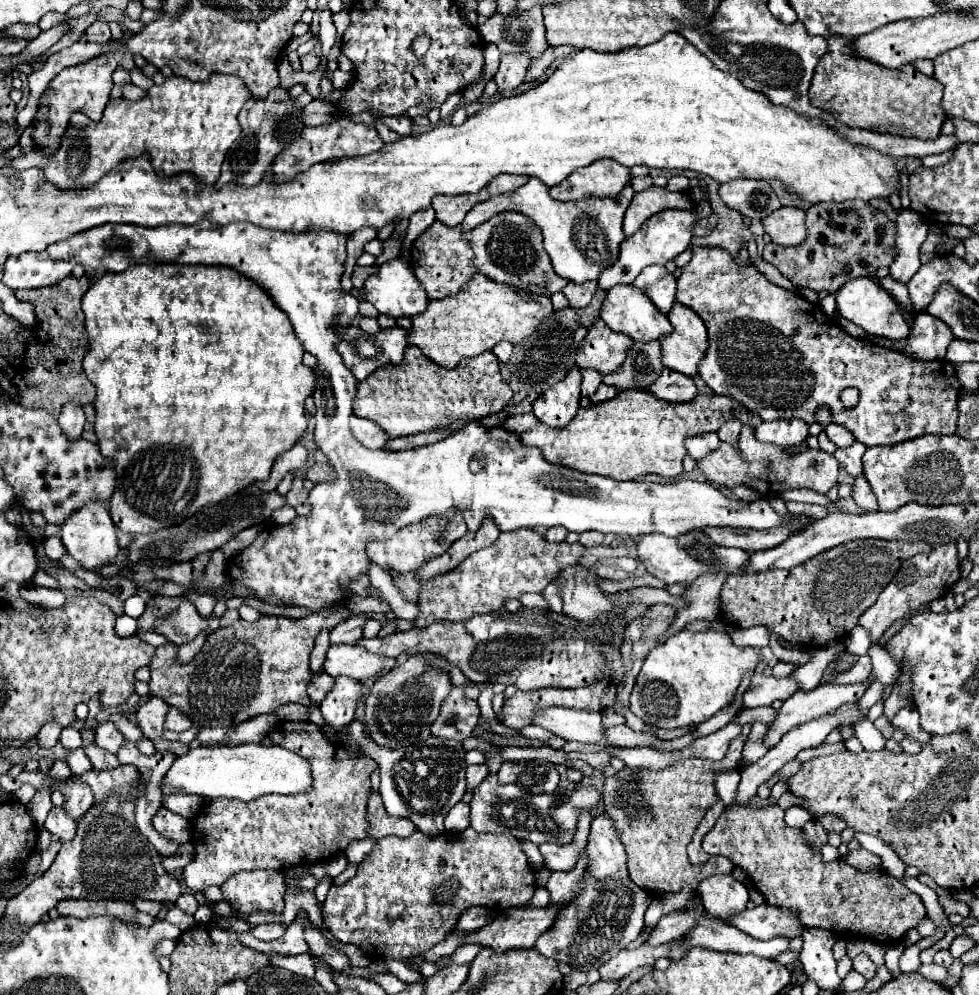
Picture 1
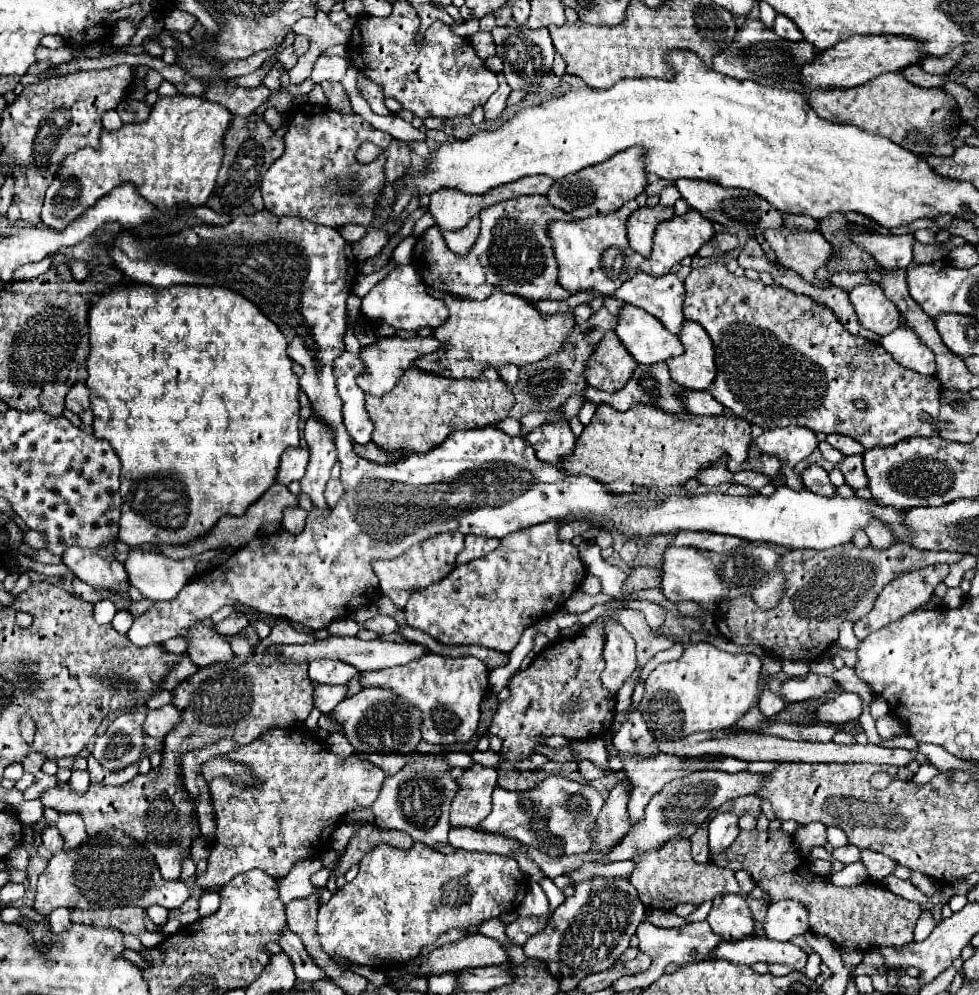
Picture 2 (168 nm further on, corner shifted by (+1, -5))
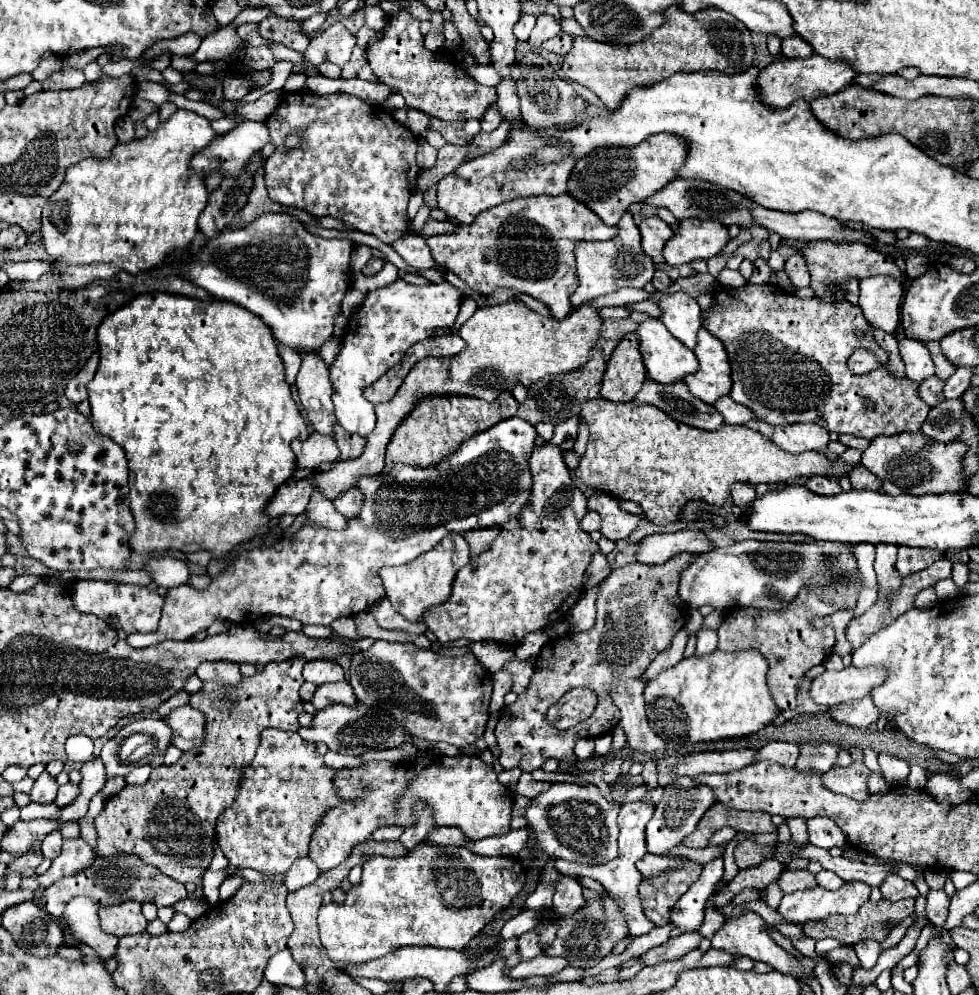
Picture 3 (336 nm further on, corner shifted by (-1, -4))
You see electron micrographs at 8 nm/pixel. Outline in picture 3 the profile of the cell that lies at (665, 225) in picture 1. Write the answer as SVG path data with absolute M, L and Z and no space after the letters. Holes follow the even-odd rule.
M688 218L682 220L674 236L664 246L666 264L690 264L694 260L708 260L722 252L728 244L728 226L718 220Z

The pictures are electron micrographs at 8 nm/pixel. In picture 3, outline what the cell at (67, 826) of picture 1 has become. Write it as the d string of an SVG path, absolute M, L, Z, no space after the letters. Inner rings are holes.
M52 832L42 840L42 854L48 860L54 860L62 850L62 834L60 832Z

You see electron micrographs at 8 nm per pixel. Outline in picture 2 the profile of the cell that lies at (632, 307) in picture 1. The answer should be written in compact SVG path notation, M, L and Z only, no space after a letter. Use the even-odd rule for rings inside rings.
M624 303L618 309L614 333L638 363L658 363L684 351L678 335L672 335L654 315Z

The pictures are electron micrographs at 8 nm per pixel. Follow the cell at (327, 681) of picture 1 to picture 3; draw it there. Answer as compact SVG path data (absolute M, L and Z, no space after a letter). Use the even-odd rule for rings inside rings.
M346 680L342 682L334 682L334 684L324 684L318 686L318 690L314 692L312 704L316 710L322 710L330 704L344 704L344 706L352 706L356 702L356 696L350 688L350 684Z

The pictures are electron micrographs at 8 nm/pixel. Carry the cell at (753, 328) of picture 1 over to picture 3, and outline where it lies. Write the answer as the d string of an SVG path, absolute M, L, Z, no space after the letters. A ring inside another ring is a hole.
M746 284L742 288L720 288L714 294L712 308L702 320L702 326L724 342L732 366L732 392L730 398L738 404L748 406L758 420L768 424L798 424L814 422L836 434L852 434L866 440L876 436L892 436L900 432L920 432L930 406L924 404L916 392L918 384L908 378L894 378L888 374L884 364L888 362L888 352L874 340L872 326L864 318L860 306L850 302L824 304L818 298L802 300L784 292L780 286L772 284ZM862 330L864 338L856 338L854 332ZM854 350L870 350L882 368L870 370L868 374L852 374L848 368L848 358ZM866 400L874 402L874 408L866 406Z

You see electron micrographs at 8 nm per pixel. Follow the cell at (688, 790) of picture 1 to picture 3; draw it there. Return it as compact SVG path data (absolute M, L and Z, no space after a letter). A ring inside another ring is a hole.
M686 862L680 870L662 872L656 878L644 878L640 884L640 900L644 914L656 924L666 926L670 918L670 906L698 880L702 864Z

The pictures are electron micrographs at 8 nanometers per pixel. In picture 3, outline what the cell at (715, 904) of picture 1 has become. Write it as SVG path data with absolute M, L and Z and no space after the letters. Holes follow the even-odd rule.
M746 912L738 918L728 918L726 924L712 936L712 948L722 950L722 952L732 952L734 956L746 956L756 962L766 962L774 970L778 970L782 974L790 974L794 978L806 978L806 976L816 978L816 974L814 974L816 962L808 956L794 956L788 950L784 950L782 946L778 946L766 932L766 922L756 912Z

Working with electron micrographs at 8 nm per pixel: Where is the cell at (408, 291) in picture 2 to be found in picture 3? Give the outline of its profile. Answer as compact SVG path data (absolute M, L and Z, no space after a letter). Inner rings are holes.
M398 278L396 282L366 294L362 306L350 316L350 328L344 336L342 350L330 368L330 382L334 386L334 412L344 430L350 434L360 434L362 438L374 430L374 404L362 396L366 384L374 384L380 376L384 376L384 372L400 364L408 348L432 336L436 328L452 328L460 302L462 292L448 282L412 286Z

